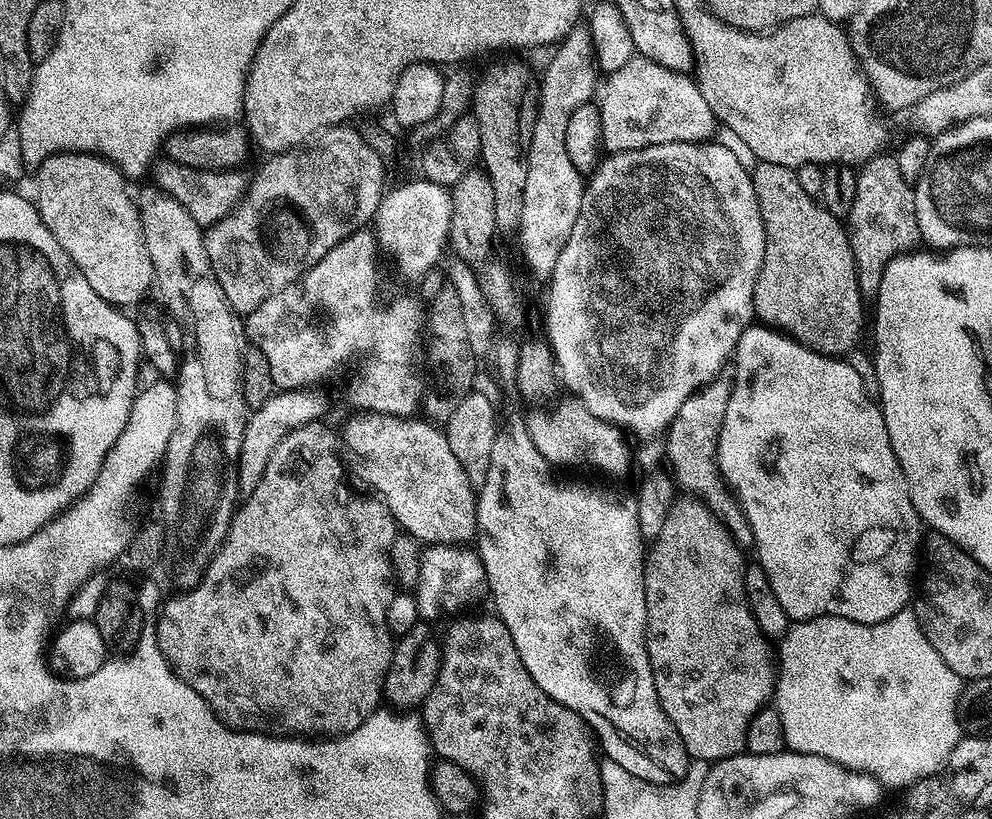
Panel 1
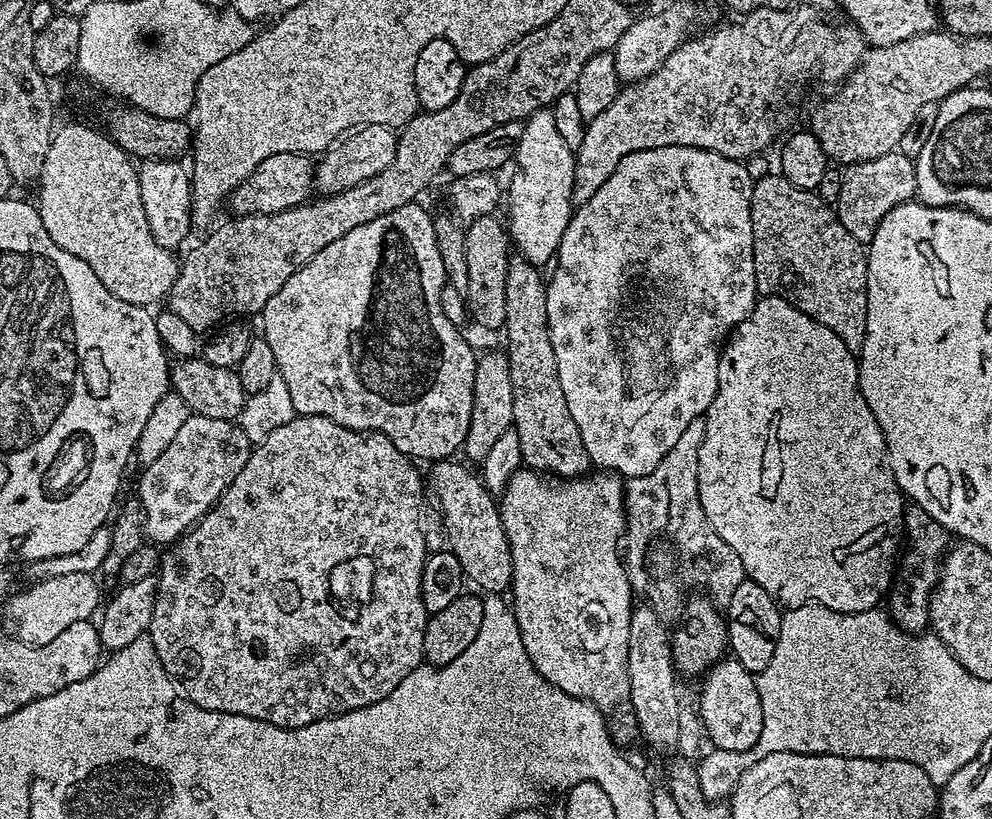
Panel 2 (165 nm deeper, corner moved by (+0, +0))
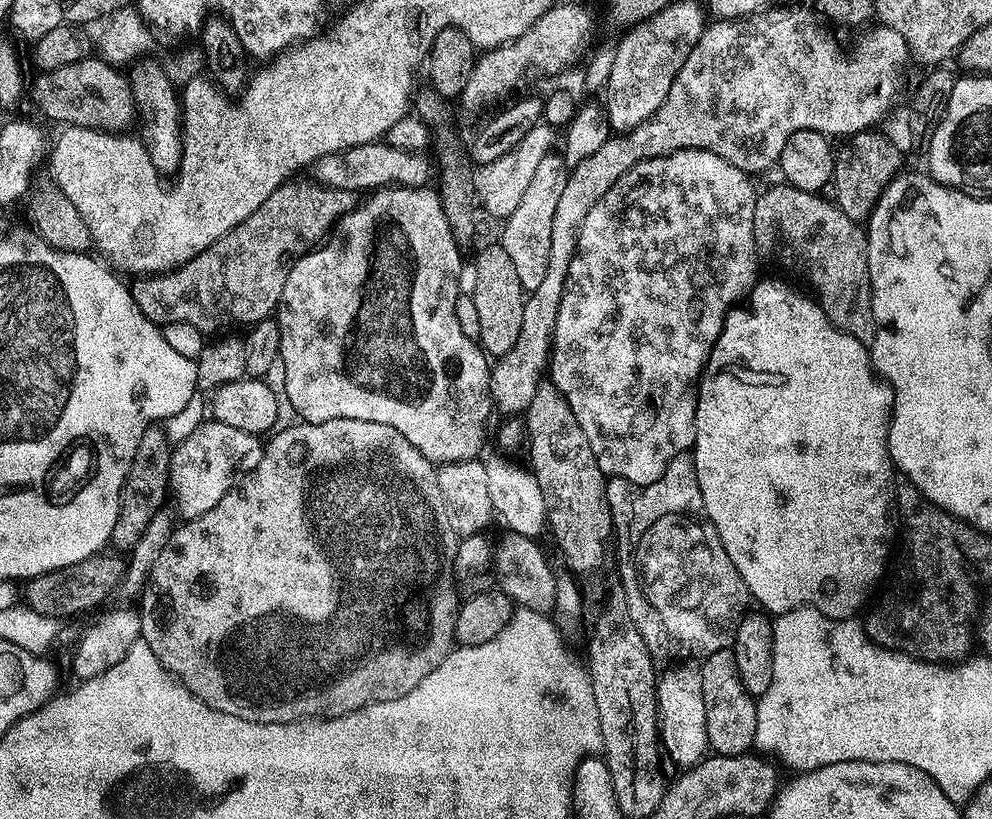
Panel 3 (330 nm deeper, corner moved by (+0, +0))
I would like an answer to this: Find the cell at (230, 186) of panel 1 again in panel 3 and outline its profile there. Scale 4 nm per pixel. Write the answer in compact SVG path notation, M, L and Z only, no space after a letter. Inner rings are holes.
M387 142L363 144L362 146L348 148L344 152L326 154L316 161L314 176L328 188L343 188L344 191L353 194L389 186L423 188L429 183L427 180L432 176L432 164L426 157L427 155L424 152L398 150Z

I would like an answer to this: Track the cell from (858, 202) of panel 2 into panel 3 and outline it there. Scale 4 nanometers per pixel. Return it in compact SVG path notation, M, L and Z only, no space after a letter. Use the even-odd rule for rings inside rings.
M880 130L859 132L847 137L844 144L835 149L836 161L832 181L835 193L831 197L835 204L846 214L846 218L857 222L867 221L872 215L881 194L888 188L893 176L901 171L900 152L880 133Z

